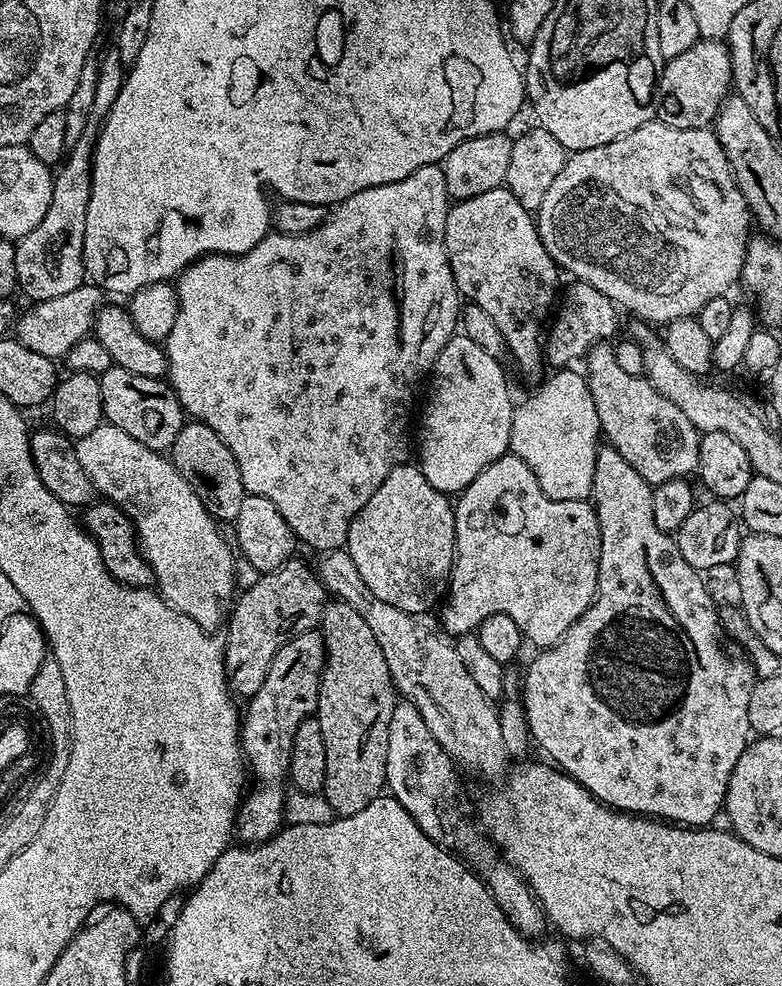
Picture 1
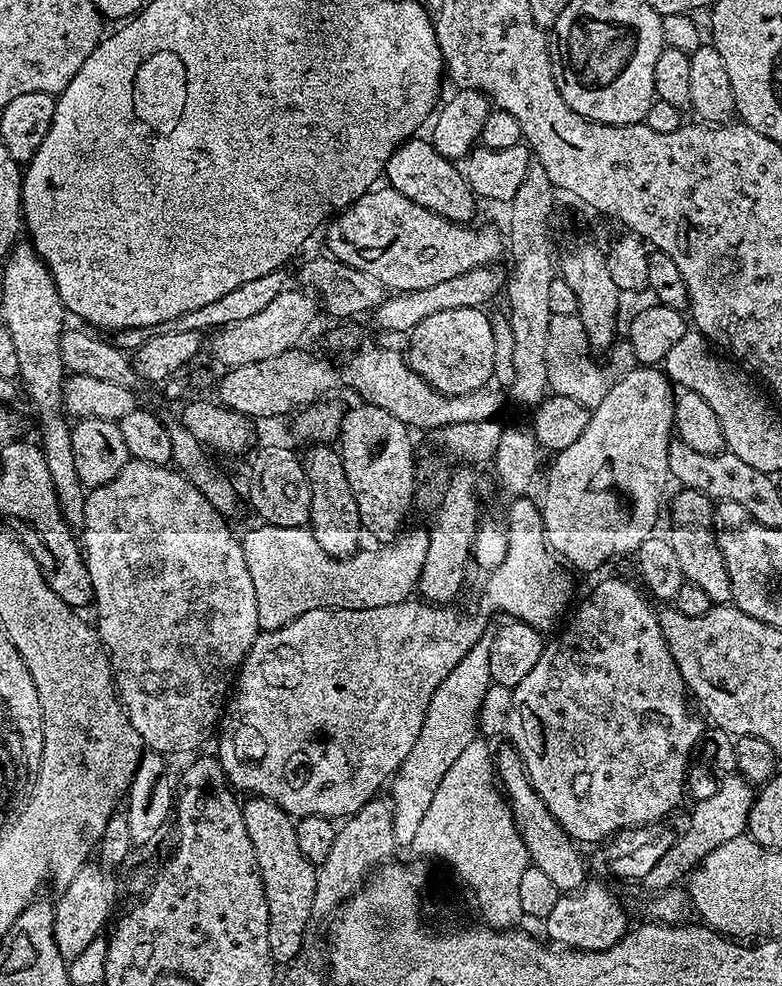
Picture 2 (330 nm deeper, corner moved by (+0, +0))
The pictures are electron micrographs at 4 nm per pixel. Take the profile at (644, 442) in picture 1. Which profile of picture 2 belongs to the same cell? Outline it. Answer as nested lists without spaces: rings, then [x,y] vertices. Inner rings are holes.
[[[681,487],[679,491],[680,493],[670,500],[672,520],[676,523],[670,533],[670,539],[674,546],[674,554],[678,554],[678,563],[682,566],[685,581],[701,587],[712,600],[713,605],[731,604],[730,574],[726,570],[724,555],[718,543],[718,532],[712,529],[714,501],[693,488]]]

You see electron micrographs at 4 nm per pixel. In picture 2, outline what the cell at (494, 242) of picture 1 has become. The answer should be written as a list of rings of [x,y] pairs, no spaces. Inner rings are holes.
[[[420,139],[407,140],[406,143],[394,150],[394,154],[384,167],[387,187],[398,190],[398,194],[406,194],[406,198],[410,198],[410,202],[414,202],[418,206],[426,206],[426,210],[430,210],[447,220],[453,220],[455,224],[468,224],[471,221],[472,211],[475,210],[476,204],[478,205],[478,200],[468,186],[465,173],[461,169],[459,172],[456,169],[459,167],[453,161],[447,160],[444,156],[438,154],[431,142],[427,139]]]

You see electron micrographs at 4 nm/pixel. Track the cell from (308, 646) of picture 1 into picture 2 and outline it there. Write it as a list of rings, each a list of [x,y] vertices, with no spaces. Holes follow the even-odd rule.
[[[252,796],[243,801],[242,807],[246,831],[250,833],[250,842],[254,842],[254,855],[258,858],[262,886],[266,890],[270,954],[277,965],[287,966],[304,949],[304,936],[313,923],[317,865],[311,864],[298,846],[296,820],[278,805],[264,796]]]

